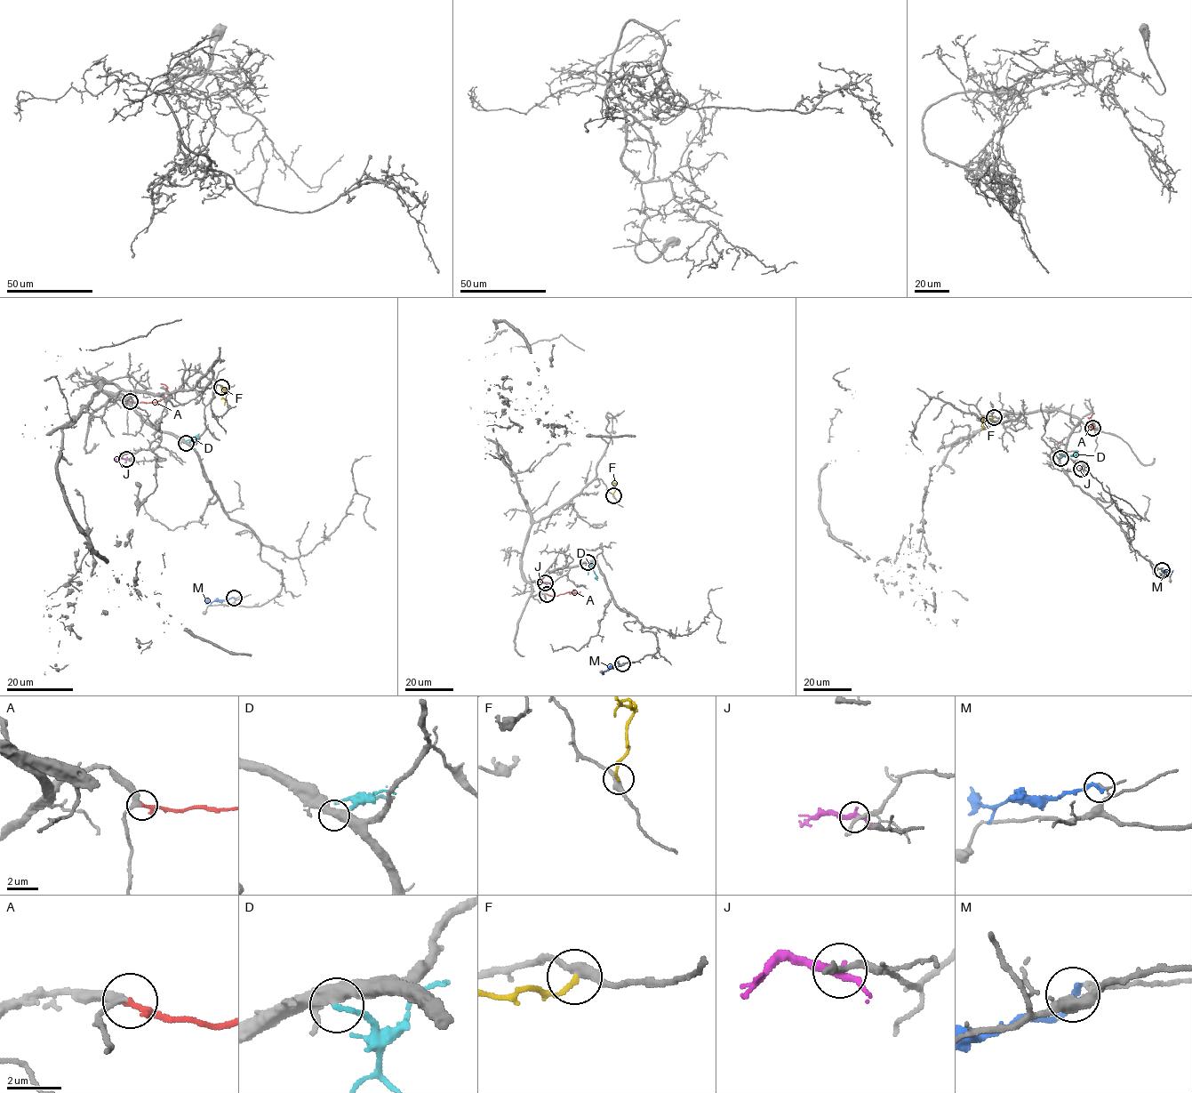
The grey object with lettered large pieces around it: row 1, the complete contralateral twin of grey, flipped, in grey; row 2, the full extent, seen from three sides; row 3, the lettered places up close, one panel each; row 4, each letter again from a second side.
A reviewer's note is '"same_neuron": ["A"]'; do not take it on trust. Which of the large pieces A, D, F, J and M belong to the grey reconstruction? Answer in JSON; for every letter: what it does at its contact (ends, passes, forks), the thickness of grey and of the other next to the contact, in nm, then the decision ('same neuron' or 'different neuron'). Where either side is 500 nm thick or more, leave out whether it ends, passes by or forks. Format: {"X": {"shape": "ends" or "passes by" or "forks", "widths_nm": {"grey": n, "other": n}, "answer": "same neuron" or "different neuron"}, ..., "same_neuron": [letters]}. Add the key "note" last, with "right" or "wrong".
{"A": {"shape": "ends", "widths_nm": {"grey": 280, "other": 220}, "answer": "same neuron"}, "D": {"shape": "ends", "widths_nm": {"grey": 480, "other": 190}, "answer": "different neuron"}, "F": {"shape": "ends", "widths_nm": {"grey": 360, "other": 180}, "answer": "different neuron"}, "J": {"shape": "passes by", "widths_nm": {"grey": 300, "other": 320}, "answer": "different neuron"}, "M": {"shape": "ends", "widths_nm": {"grey": 90, "other": 280}, "answer": "different neuron"}, "same_neuron": ["A"], "note": "right"}

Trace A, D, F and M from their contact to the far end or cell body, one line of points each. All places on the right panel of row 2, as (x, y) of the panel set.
A: (1092, 428), (1090, 420), (1092, 414)
D: (1060, 458), (1078, 451)
F: (994, 417), (983, 419), (980, 430)
M: (1162, 570), (1169, 574), (1173, 570)

